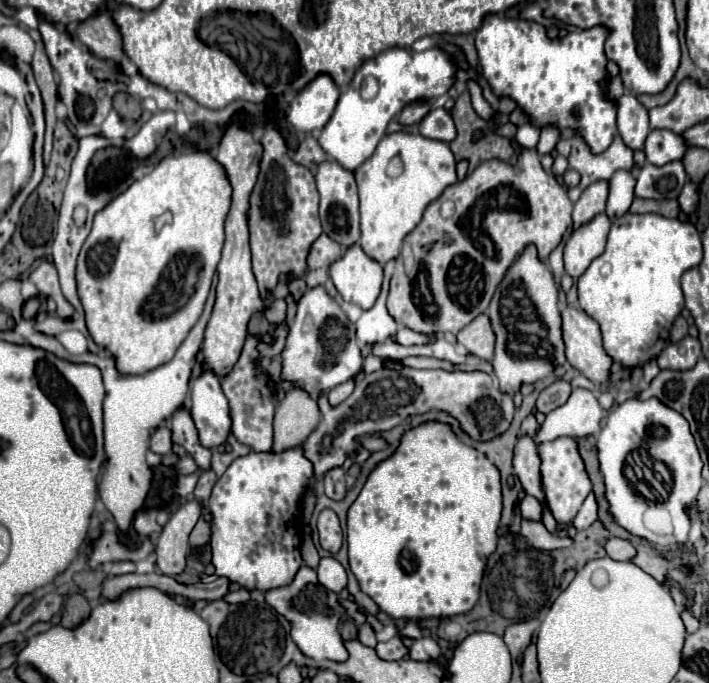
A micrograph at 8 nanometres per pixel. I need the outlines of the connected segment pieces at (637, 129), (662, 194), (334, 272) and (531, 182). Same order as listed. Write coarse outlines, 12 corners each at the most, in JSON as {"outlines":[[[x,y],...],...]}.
{"outlines":[[[630,91],[618,99],[618,131],[644,149],[648,109]],[[682,161],[646,163],[636,197],[676,199],[686,183]],[[350,247],[330,277],[344,301],[370,309],[382,265]],[[538,153],[468,173],[404,237],[388,313],[458,333],[508,267],[540,261],[572,201]]]}

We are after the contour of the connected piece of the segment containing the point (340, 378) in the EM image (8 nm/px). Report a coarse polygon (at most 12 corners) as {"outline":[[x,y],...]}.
{"outline":[[324,287],[308,289],[288,327],[280,379],[312,399],[364,361]]}

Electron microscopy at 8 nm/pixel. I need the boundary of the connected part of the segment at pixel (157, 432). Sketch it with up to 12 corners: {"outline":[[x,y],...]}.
{"outline":[[158,427],[150,435],[150,451],[164,455],[172,449],[172,433]]}

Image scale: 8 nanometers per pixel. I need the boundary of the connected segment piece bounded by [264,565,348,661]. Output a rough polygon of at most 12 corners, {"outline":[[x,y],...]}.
{"outline":[[302,565],[264,599],[316,661],[348,659],[338,595]]}

